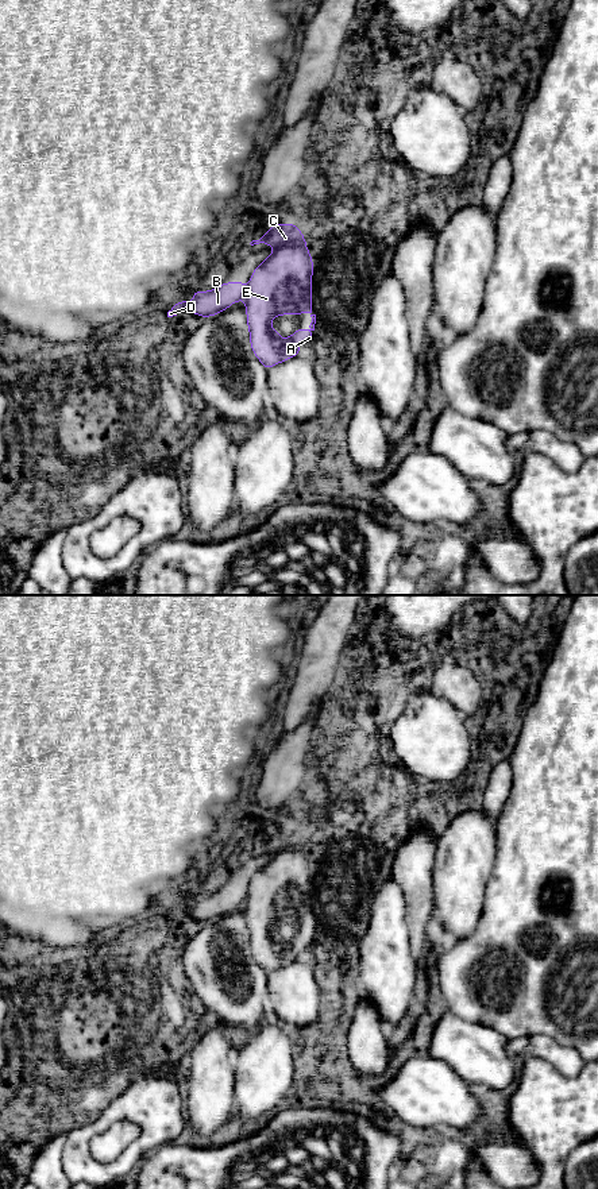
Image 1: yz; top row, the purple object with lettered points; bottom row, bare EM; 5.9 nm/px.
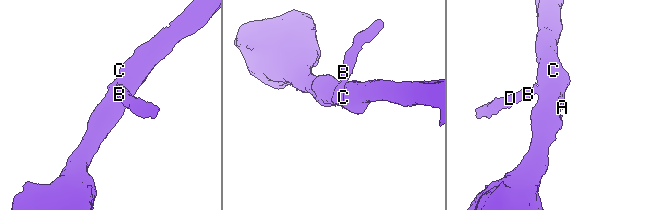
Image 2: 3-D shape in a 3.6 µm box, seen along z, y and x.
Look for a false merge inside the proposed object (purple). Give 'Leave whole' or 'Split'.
Split

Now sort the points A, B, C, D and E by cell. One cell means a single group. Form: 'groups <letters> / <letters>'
groups A C E / B D

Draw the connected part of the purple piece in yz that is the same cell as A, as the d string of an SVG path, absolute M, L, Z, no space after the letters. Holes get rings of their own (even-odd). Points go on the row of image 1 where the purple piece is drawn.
M274 224L259 240L252 240L250 244L271 244L274 251L267 256L252 273L246 297L247 325L250 331L251 350L261 363L270 370L274 364L282 363L286 359L294 358L300 351L300 341L305 337L313 340L316 314L312 313L312 274L313 262L305 243L304 235L294 224ZM309 313L312 317L310 325L305 329L297 329L290 337L282 337L271 329L271 317L277 319L282 314Z

